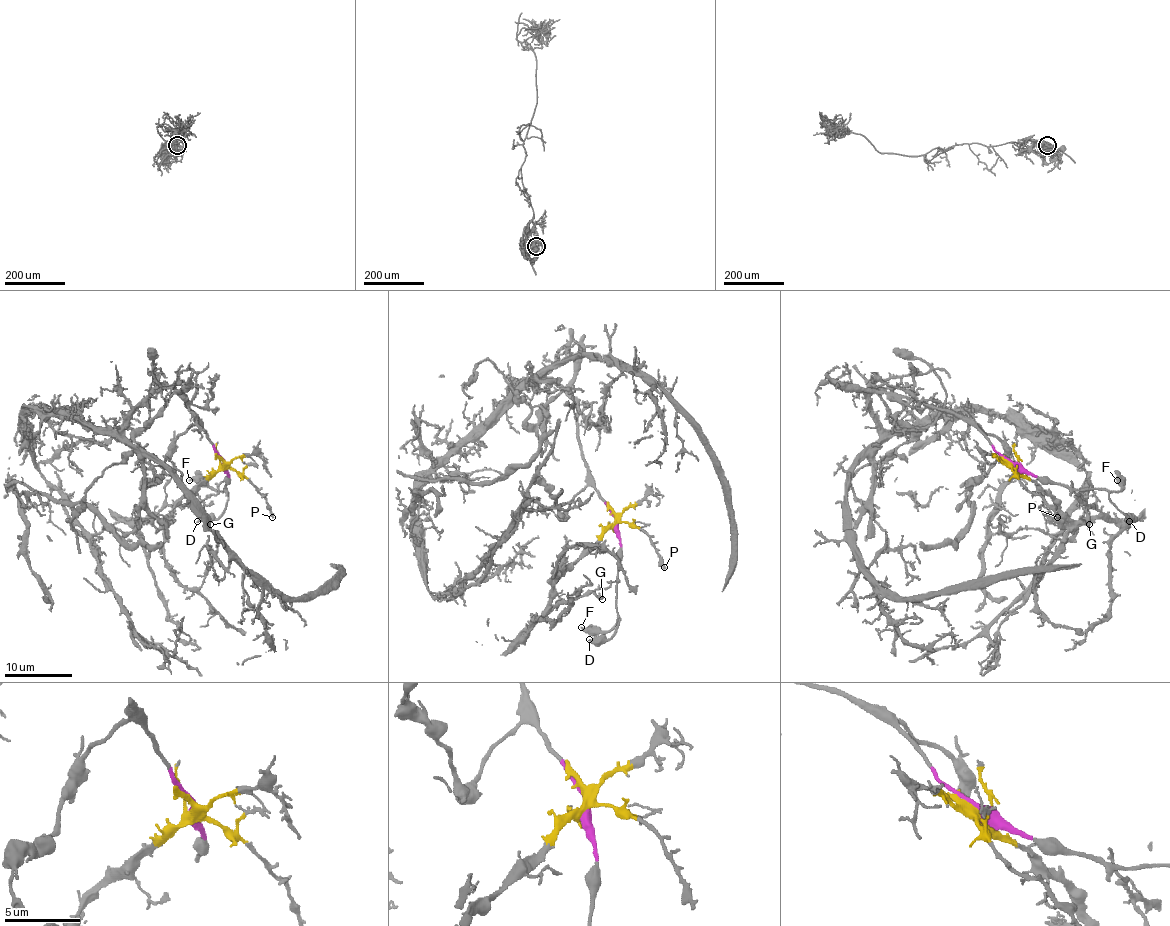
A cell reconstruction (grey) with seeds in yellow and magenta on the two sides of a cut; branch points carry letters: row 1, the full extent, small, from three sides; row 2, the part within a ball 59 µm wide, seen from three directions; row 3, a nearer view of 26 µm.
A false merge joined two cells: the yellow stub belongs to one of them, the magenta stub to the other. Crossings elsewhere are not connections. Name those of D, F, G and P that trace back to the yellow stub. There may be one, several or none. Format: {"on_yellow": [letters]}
{"on_yellow": ["G", "P"]}

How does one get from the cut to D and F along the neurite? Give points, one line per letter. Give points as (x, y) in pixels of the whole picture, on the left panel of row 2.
D: (224, 462), (229, 477), (224, 489), (227, 493), (227, 506), (215, 520), (197, 521)
F: (224, 462), (229, 477), (224, 491), (188, 481)

